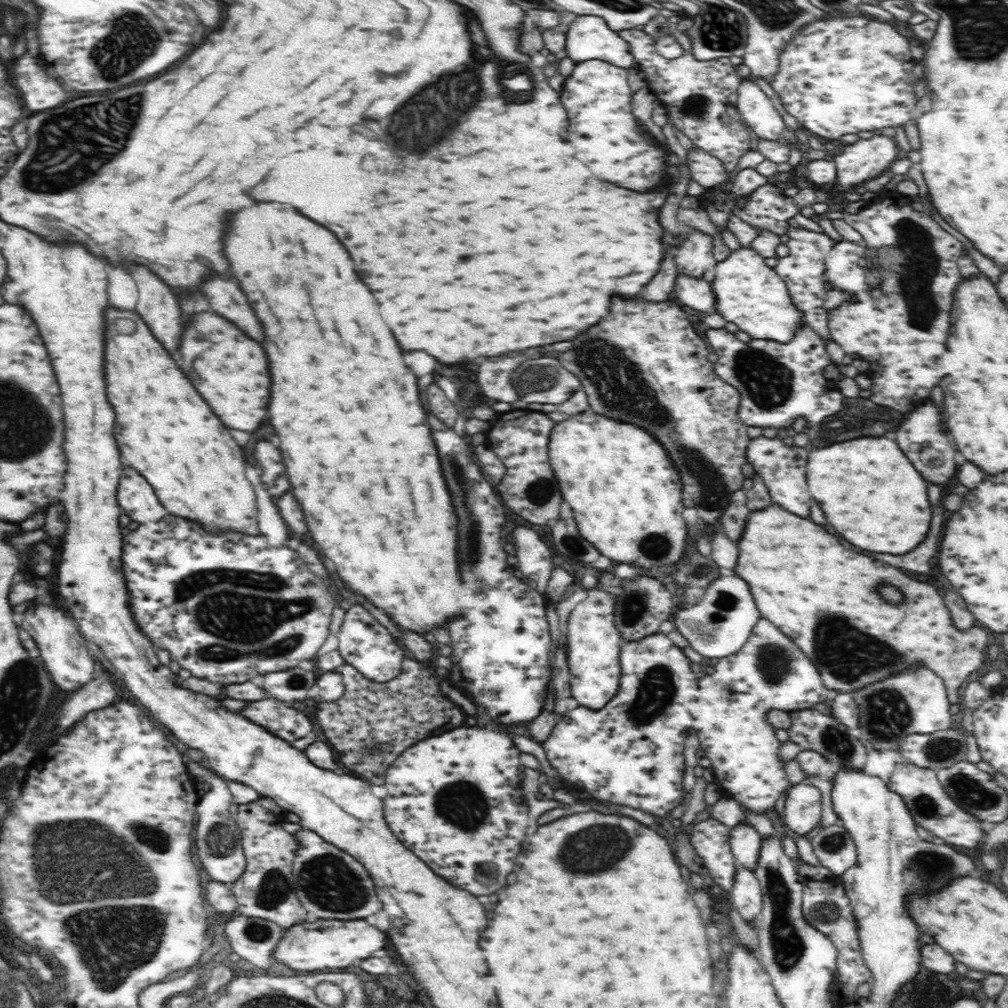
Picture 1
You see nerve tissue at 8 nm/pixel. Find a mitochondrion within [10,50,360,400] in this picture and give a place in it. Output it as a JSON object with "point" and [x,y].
{"point":[72,146]}

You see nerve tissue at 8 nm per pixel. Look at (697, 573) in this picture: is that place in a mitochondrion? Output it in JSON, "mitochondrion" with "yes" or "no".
{"mitochondrion":"no"}

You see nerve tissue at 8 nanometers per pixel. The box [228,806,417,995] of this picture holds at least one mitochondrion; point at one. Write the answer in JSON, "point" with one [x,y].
{"point":[328,881]}

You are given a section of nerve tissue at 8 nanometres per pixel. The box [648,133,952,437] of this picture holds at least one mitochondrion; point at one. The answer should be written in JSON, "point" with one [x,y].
{"point":[915,255]}

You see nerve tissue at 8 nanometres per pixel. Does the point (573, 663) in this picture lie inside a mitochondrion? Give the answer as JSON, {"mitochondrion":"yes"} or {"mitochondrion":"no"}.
{"mitochondrion":"no"}

